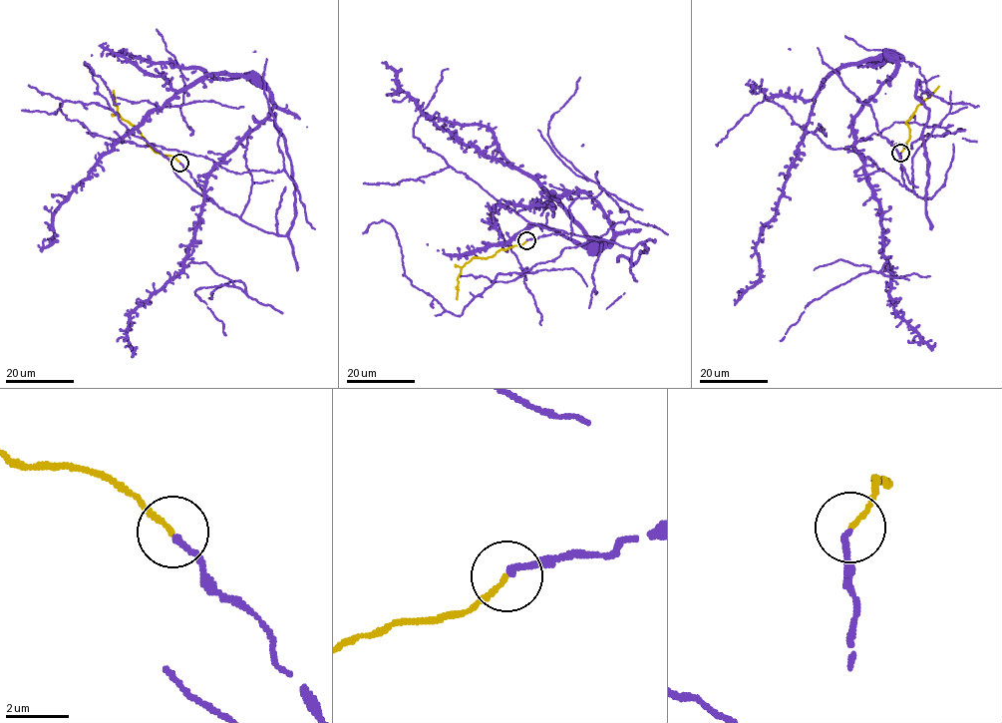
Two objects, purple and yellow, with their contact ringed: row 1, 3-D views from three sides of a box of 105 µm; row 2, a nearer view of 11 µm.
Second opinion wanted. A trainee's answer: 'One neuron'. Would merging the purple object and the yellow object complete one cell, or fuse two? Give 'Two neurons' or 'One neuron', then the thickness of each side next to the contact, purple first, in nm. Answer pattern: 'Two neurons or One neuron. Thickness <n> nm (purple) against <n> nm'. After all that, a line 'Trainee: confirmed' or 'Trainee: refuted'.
One neuron. Thickness 190 nm (purple) against 160 nm
Trainee: confirmed

